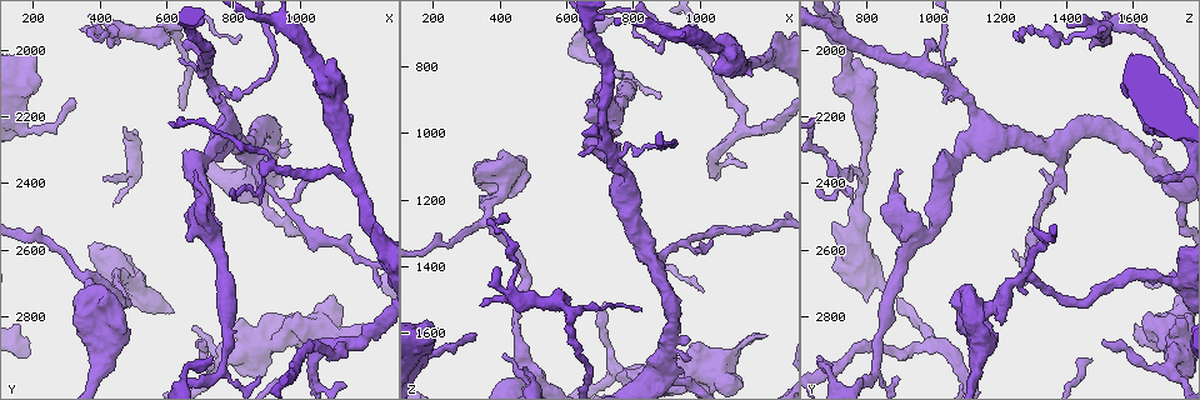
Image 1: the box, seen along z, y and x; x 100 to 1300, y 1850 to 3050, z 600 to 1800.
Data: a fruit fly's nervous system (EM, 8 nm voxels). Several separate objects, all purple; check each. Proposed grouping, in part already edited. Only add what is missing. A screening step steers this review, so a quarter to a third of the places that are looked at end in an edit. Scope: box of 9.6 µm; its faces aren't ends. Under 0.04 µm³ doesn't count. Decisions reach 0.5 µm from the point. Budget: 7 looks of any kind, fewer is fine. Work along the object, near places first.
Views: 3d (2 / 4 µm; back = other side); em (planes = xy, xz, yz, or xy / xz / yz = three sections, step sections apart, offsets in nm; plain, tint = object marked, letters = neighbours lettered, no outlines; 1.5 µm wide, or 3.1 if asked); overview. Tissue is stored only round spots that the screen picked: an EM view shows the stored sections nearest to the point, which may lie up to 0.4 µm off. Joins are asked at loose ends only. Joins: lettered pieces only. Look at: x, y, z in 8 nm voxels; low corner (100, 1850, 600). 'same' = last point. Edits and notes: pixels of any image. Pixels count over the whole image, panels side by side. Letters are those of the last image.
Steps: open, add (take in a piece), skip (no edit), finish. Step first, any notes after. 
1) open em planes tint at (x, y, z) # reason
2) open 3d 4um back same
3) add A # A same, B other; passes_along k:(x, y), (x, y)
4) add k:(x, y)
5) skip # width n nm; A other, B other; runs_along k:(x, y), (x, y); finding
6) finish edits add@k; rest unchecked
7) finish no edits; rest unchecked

open em xz step 8 plain at (410, 1950, 1240) # long arm stops here

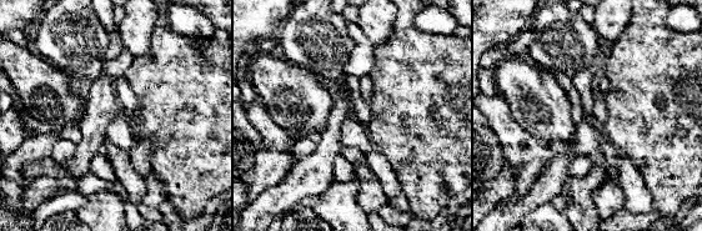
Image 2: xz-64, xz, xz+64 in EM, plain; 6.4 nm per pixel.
open em xz step 8 letters same # what lies round it

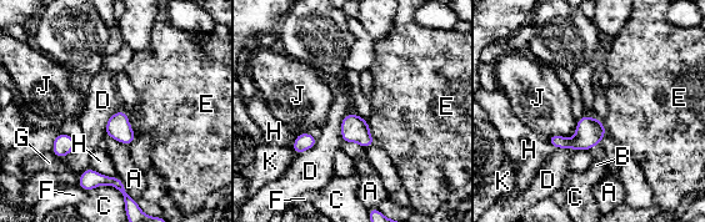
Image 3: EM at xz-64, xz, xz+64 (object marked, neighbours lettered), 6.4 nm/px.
skip # A other, B other, C other, D other, E other, F other, G other, H other, J other, K other; border 3:(354, 111), (341, 120), (340, 141); no lettered piece goes on from it

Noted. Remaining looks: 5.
open em yz step 4 letters at (320, 2160, 1600)

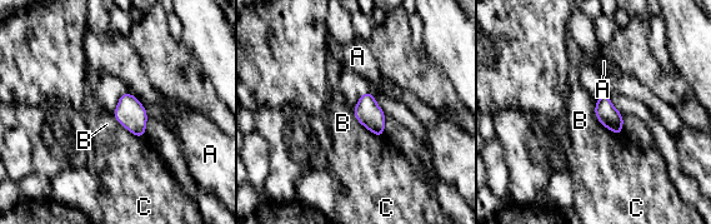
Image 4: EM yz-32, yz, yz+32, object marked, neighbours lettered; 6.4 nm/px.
skip # longest_contact B 240 nm; A other, B other, C other; border 4:(594, 104), (594, 115), (614, 133); no lettered piece goes on from it

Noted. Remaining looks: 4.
open em planes letters at (1210, 2820, 1610) # branch stops here

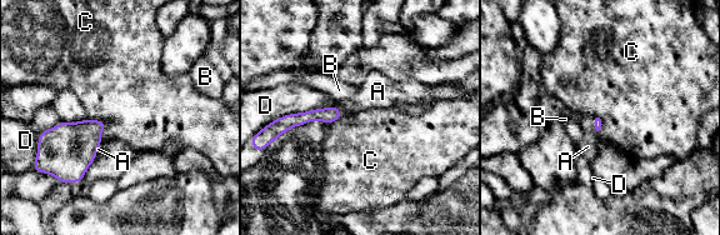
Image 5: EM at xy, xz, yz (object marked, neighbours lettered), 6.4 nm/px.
add A # A same, B other, C other, D other; the neuron continues

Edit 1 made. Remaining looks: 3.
finish edits add@5; rest unchecked

